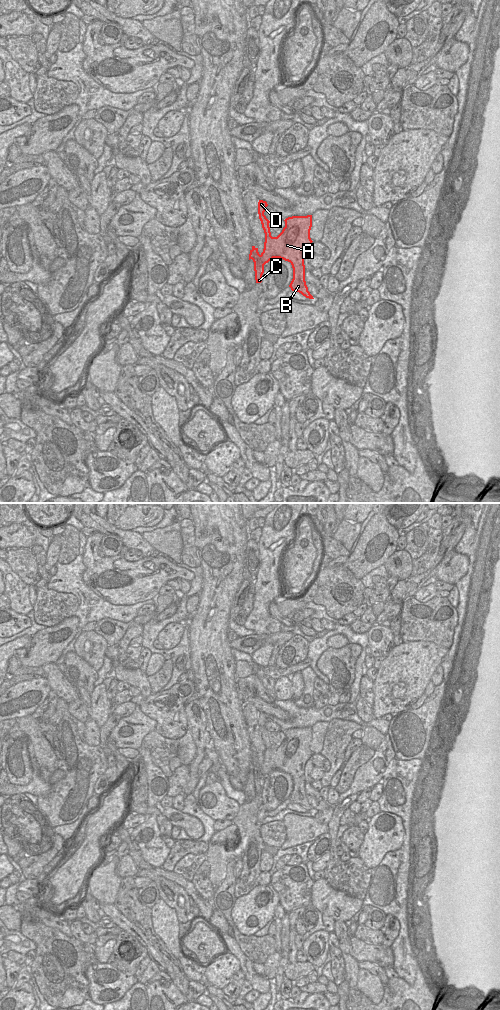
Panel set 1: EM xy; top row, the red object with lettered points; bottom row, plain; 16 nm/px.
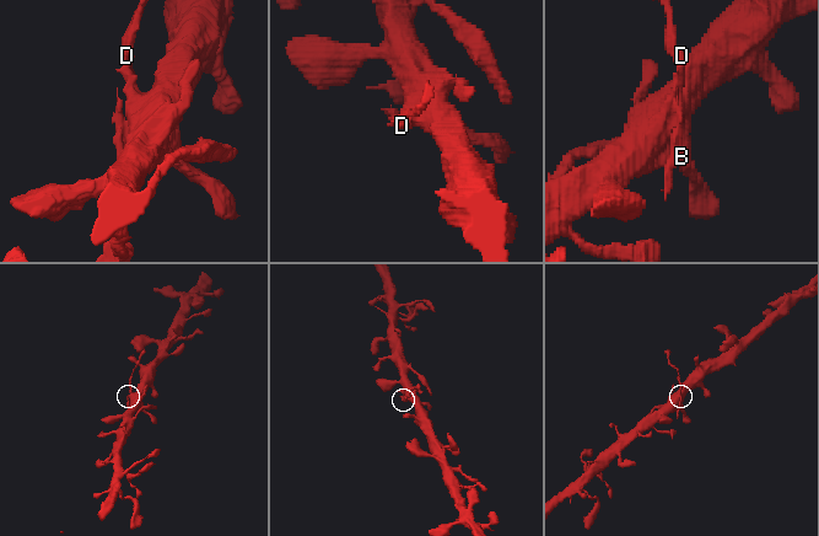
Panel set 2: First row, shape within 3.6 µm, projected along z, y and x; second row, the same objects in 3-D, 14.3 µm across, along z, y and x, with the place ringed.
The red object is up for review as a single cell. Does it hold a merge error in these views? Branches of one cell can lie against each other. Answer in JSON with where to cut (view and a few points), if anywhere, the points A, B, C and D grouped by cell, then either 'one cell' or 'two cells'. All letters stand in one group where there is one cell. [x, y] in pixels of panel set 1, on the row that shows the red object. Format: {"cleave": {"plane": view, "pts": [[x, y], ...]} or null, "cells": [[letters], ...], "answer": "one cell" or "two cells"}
{"cleave": null, "cells": [["A", "B", "C", "D"]], "answer": "one cell"}

